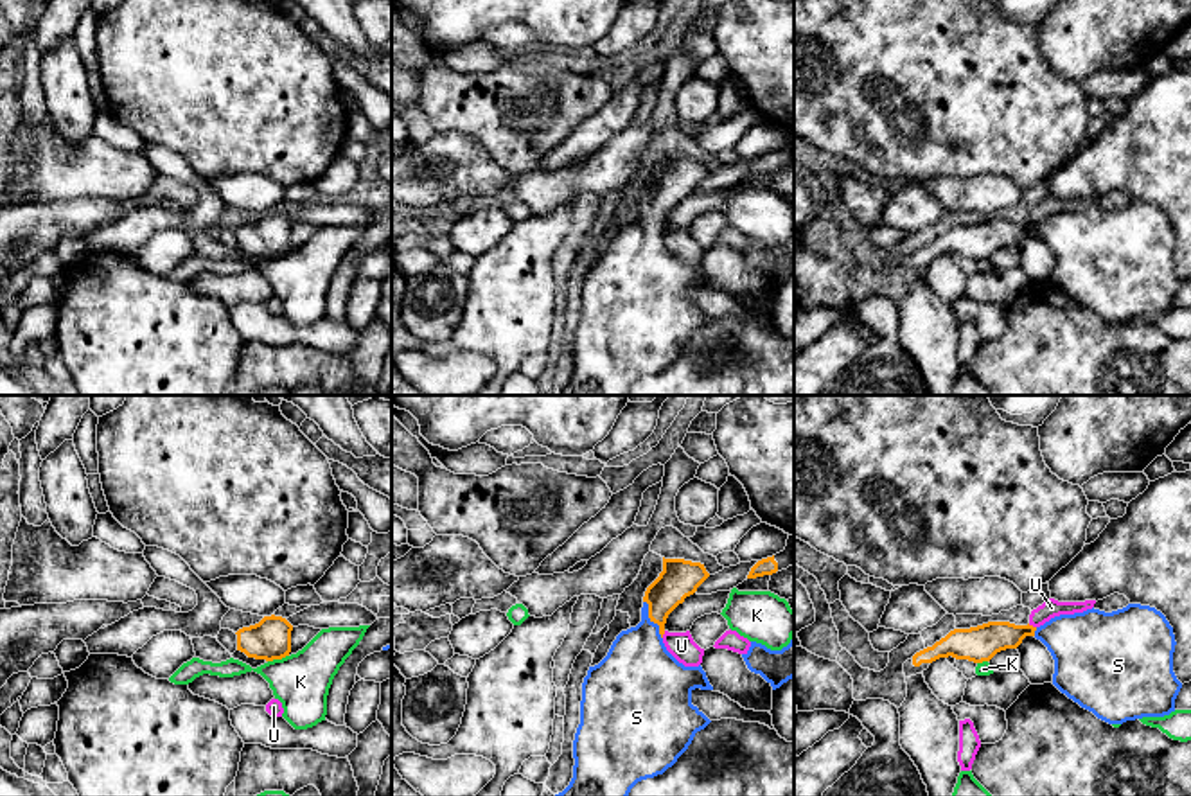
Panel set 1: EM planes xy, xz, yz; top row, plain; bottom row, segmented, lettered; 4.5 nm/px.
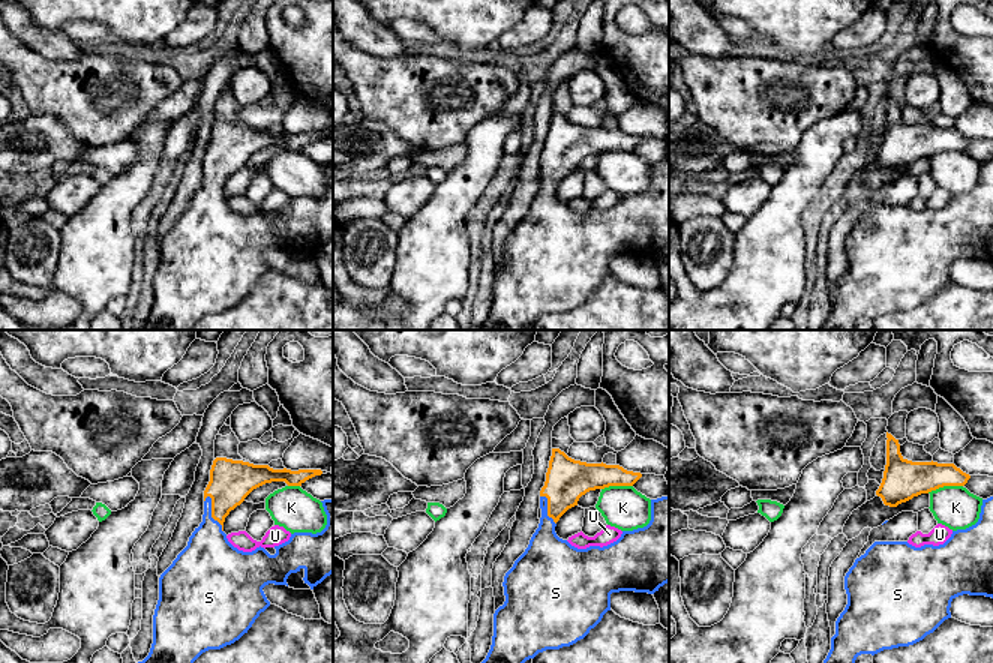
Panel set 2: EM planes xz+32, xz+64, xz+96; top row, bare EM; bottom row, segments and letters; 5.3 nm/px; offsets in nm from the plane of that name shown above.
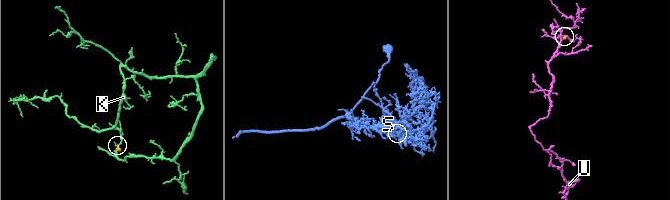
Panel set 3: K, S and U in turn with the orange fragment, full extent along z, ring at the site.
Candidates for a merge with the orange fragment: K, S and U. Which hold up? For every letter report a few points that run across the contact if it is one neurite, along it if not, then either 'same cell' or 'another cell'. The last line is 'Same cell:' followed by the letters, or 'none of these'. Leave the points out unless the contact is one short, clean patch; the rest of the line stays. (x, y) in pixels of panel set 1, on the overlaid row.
K: another cell
S: xz (679, 579), (658, 602), (652, 620), (638, 653), (638, 674) | same cell
U: yz (1028, 624), (1035, 627) | another cell
Same cell: S

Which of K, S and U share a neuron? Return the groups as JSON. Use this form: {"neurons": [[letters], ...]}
{"neurons": [["K"], ["S"], ["U"]]}

